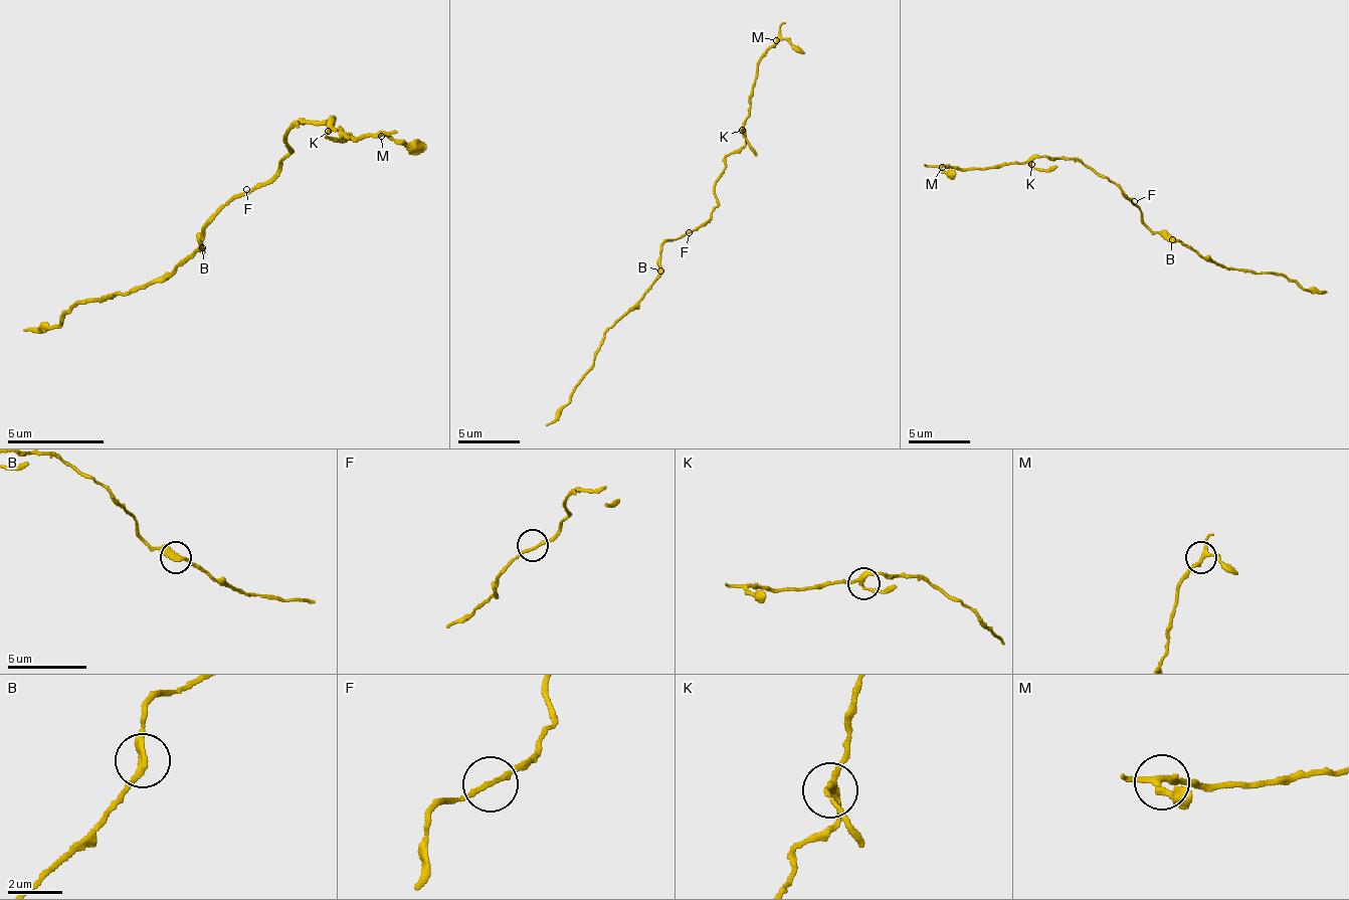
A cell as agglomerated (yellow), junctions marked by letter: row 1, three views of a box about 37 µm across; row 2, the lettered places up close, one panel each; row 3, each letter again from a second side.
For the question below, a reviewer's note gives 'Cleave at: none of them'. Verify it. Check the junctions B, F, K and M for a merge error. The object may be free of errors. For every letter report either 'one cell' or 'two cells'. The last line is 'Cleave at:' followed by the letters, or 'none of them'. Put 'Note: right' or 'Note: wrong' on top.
Note: right
B: one cell
F: one cell
K: one cell
M: one cell
Cleave at: none of them

